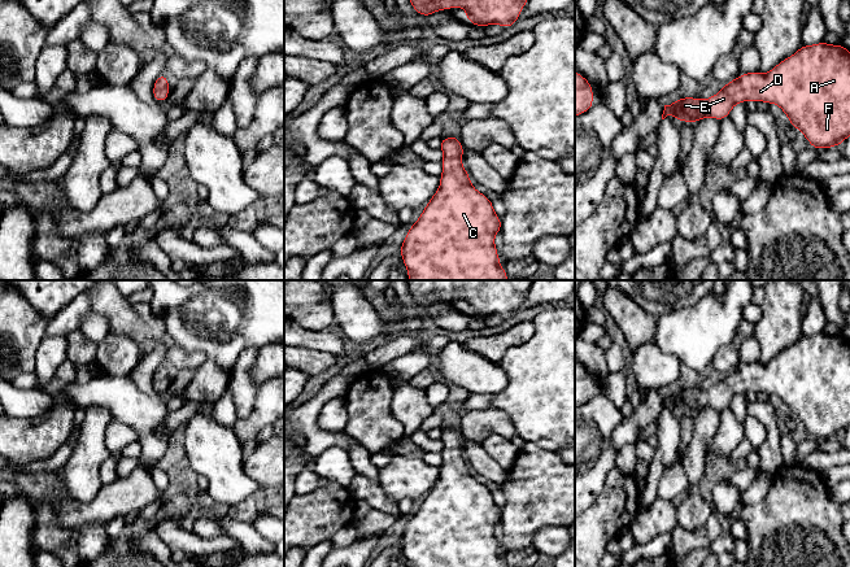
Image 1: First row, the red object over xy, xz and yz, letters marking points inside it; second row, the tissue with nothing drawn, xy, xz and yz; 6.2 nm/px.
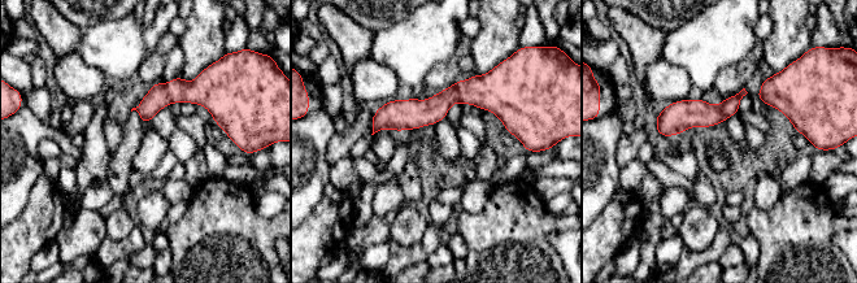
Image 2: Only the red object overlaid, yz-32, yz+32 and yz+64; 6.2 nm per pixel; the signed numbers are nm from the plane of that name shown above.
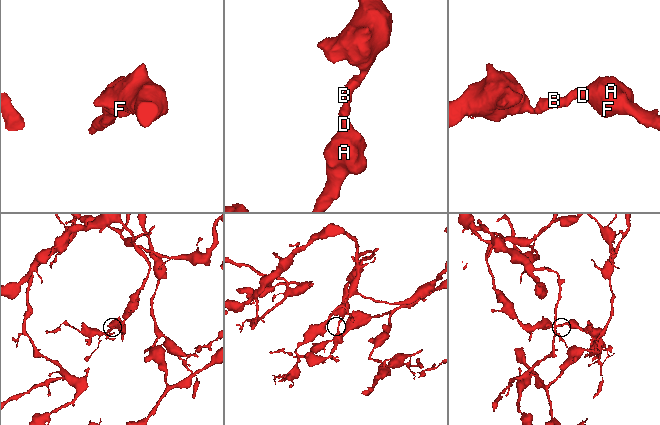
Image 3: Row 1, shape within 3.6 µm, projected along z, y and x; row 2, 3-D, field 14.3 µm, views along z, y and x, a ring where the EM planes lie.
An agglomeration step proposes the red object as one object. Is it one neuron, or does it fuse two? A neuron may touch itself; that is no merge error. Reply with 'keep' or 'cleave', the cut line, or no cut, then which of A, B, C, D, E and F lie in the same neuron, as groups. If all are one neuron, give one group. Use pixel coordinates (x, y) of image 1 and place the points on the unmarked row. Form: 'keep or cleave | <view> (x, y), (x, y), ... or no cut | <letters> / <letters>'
keep | no cut | A B C D E F

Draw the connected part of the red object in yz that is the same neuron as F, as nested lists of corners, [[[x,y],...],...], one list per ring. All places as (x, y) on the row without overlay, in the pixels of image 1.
[[[816,333],[799,340],[780,352],[767,365],[758,361],[740,365],[707,391],[680,388],[664,396],[662,410],[674,405],[679,413],[697,414],[705,407],[719,413],[727,409],[737,393],[751,391],[779,396],[789,414],[799,420],[815,440],[838,437],[850,427],[850,341],[840,335]]]

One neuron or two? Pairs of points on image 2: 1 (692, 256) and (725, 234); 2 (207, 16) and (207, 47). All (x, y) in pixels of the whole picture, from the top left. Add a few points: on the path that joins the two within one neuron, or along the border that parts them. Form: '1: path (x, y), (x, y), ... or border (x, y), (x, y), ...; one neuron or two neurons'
1: path (701, 256), (707, 256), (720, 243); one neuron
2: path (207, 24), (207, 39); one neuron

